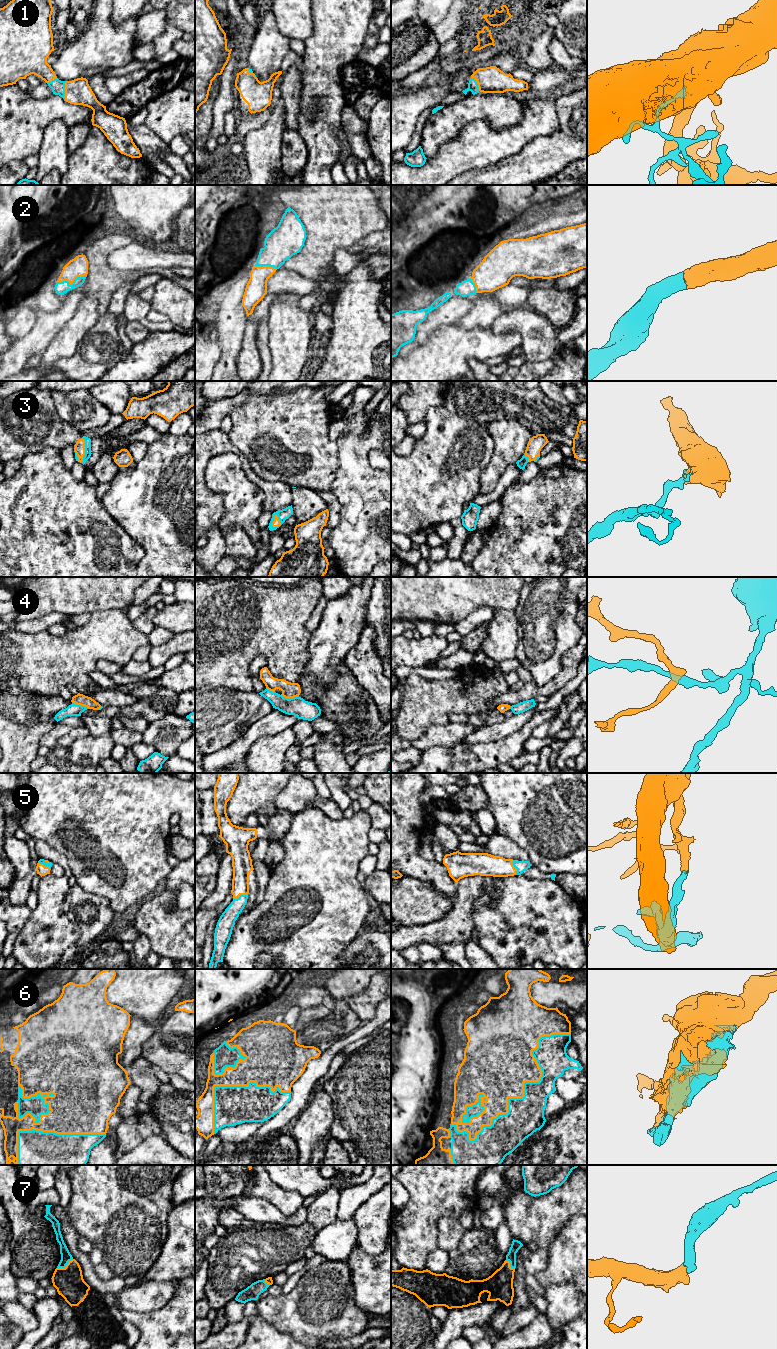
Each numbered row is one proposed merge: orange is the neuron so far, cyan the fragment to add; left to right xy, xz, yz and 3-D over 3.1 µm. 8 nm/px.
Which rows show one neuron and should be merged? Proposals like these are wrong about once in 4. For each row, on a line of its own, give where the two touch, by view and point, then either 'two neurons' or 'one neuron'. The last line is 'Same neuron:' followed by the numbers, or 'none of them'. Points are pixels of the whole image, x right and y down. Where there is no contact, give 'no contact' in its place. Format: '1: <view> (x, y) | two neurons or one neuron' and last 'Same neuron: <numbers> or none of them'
1: xy (65, 91) | one neuron
2: xy (72, 283) | one neuron
3: xz (273, 521) | one neuron
4: xz (290, 697) | two neurons
5: yz (513, 867) | one neuron
6: yz (523, 1096) | one neuron
7: xy (66, 1266) | one neuron
Same neuron: 1, 2, 3, 5, 6, 7

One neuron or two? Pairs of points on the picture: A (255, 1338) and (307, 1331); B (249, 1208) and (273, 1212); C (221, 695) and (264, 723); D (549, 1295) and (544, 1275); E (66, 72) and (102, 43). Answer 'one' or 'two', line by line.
A: two
B: one
C: two
D: two
E: one

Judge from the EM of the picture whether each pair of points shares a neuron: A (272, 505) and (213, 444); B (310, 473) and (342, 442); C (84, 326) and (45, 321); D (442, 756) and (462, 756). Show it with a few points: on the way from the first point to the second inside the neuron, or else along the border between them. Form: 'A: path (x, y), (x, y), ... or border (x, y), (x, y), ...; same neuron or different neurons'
A: path (264, 486), (249, 472), (244, 460), (232, 449); same neuron
B: border (335, 441), (338, 457), (337, 470); different neurons
C: border (78, 304), (75, 314), (50, 342); different neurons
D: path (447, 757), (457, 757); same neuron

